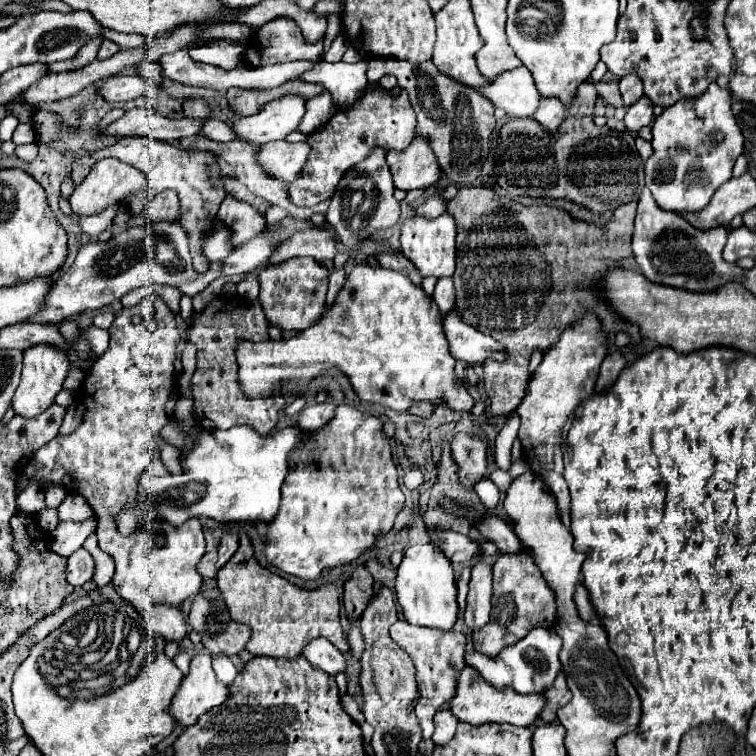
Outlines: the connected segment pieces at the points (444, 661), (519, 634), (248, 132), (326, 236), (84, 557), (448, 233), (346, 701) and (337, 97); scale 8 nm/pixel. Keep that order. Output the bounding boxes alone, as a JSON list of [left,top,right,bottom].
[[390,620,466,738],[472,552,556,656],[232,94,306,144],[270,226,338,270],[66,550,94,586],[400,212,456,276],[341,694,364,724],[300,58,368,108]]

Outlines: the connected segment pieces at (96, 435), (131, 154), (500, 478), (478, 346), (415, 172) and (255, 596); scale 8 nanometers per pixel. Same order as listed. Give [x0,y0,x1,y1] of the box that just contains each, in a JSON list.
[[30,294,206,610],[72,136,226,274],[490,468,510,492],[442,310,506,364],[388,136,442,190],[216,534,348,658]]

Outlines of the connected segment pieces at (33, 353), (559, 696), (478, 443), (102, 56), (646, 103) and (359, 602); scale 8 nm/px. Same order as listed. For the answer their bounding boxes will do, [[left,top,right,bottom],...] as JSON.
[[12,344,68,418],[542,670,572,724],[452,434,486,486],[98,40,120,60],[624,96,652,132],[344,566,374,618]]

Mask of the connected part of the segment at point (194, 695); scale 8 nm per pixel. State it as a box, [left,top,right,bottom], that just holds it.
[170,654,230,726]

